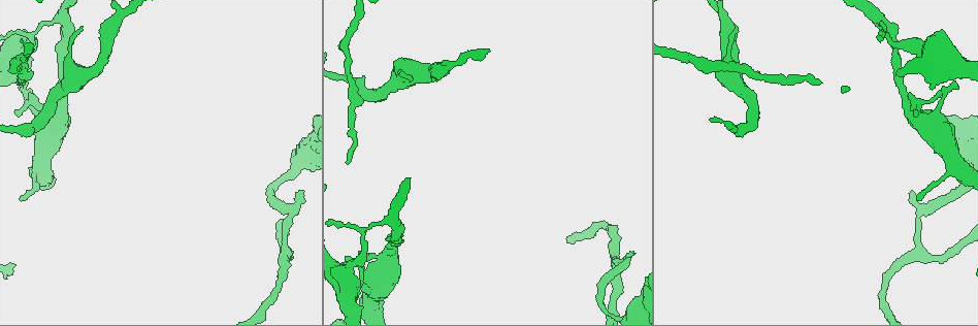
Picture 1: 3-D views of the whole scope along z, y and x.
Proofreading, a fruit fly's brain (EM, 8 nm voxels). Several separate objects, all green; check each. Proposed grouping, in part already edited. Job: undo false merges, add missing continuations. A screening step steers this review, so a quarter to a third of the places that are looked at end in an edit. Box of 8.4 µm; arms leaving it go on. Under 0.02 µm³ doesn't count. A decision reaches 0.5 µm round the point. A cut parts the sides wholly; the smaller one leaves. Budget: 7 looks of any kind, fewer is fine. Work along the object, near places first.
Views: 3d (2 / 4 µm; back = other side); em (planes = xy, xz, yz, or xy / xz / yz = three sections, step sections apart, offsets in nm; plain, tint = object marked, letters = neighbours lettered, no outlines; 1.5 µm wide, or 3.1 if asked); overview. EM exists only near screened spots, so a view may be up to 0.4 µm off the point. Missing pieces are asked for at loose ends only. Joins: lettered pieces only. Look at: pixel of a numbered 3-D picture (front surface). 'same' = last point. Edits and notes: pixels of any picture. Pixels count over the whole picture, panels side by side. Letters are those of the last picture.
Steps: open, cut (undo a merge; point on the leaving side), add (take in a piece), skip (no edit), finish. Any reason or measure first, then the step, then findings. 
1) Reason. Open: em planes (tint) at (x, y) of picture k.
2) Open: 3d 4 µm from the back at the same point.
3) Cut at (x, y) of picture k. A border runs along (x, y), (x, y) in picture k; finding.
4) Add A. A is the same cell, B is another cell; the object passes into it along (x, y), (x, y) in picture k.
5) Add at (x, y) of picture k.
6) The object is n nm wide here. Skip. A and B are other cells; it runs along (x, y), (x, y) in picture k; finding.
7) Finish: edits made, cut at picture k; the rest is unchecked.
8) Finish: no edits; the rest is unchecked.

Long arm stops here. Open: em planes (plain) at (17, 83) of picture 1.

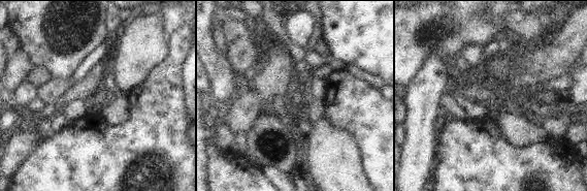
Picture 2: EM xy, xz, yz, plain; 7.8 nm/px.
What lies round it. Open: em planes (letters) at the same point.

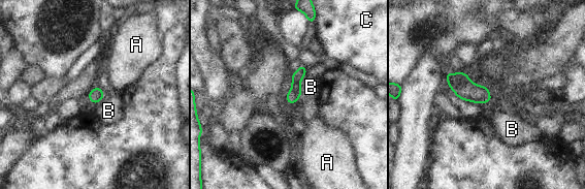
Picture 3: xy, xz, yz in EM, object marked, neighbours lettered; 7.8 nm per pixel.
Skip. A, B and C are other cells; a border runs along (305, 73), (300, 83), (299, 97) in picture 3; none of them fits.

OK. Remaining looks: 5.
An open end. Open: 3d 2 µm at (737, 28) of picture 1.

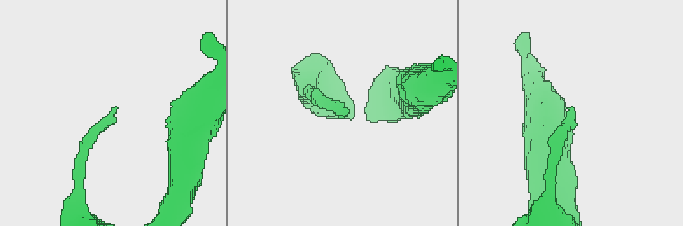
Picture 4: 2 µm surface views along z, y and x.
Now the EM. Open: em planes (letters) at (572, 112) of picture 4.

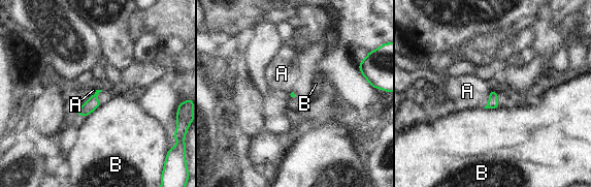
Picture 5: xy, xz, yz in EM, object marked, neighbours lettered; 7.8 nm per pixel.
Skip. A and B are other cells; a border runs along (490, 90), (488, 93) in picture 5; no lettered piece goes on from it.

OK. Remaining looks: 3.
Calibre changes. Open: 3d 4 µm at (918, 47) of picture 1.

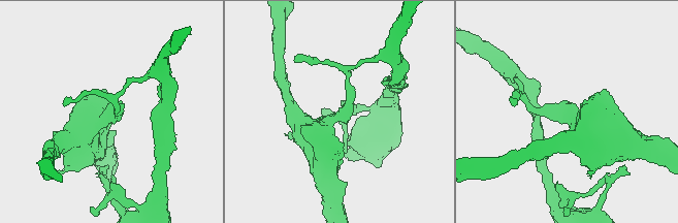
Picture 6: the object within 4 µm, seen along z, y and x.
Open: em planes (tint) at (112, 112) of picture 6.

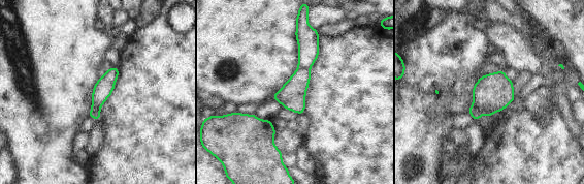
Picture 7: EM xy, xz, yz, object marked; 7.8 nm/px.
What lies round it. Open: em planes (letters) at the same point.

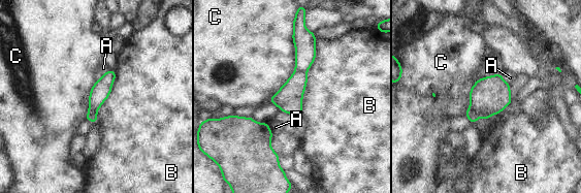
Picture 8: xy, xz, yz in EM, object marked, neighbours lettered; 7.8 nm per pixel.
Cut at (289, 98) of picture 8. A, B and C are other cells; the part that leaves runs along (113, 73), (98, 94), (89, 117) in picture 8; a second neuron is stuck on.

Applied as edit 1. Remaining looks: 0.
Finish: edits made, cut at picture 8; the rest is unchecked.

